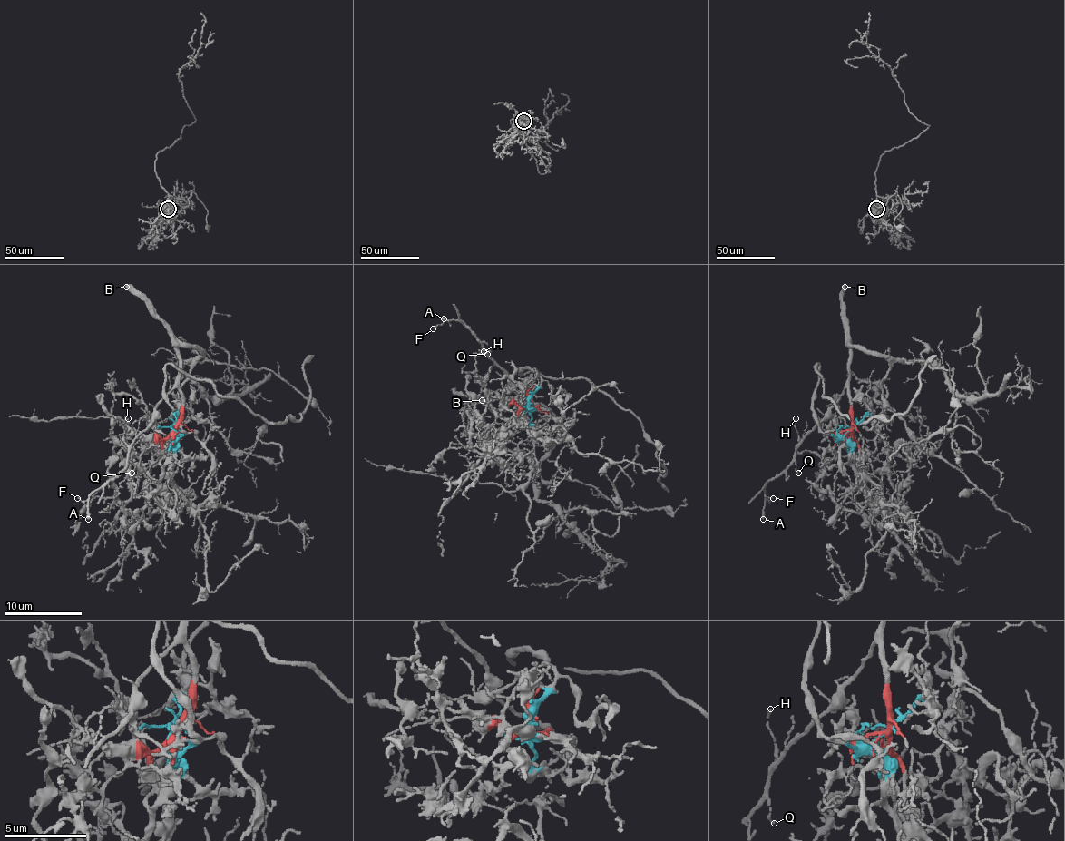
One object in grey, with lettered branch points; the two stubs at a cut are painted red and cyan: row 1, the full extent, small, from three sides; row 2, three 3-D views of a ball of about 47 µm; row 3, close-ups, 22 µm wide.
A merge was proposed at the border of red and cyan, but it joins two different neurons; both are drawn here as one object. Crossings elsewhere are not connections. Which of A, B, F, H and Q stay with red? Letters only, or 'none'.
A, B, F, H, Q

